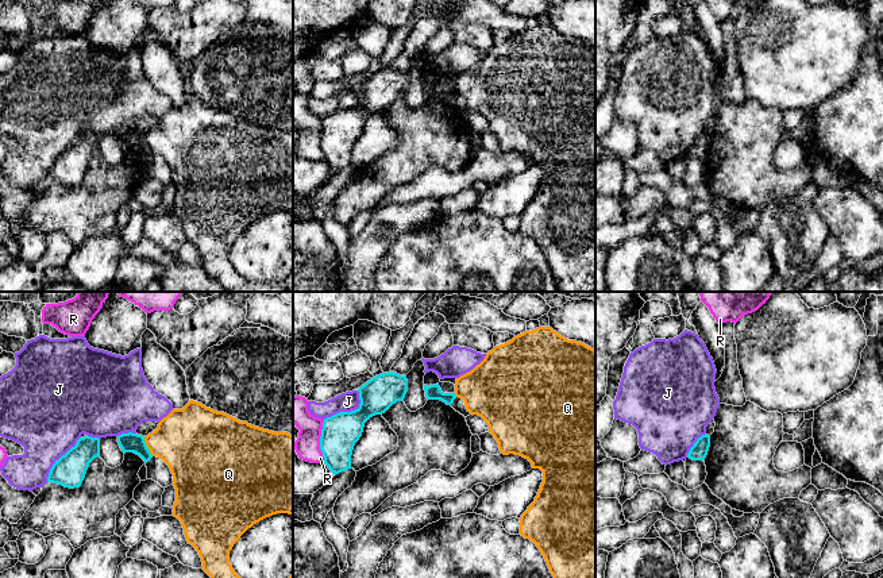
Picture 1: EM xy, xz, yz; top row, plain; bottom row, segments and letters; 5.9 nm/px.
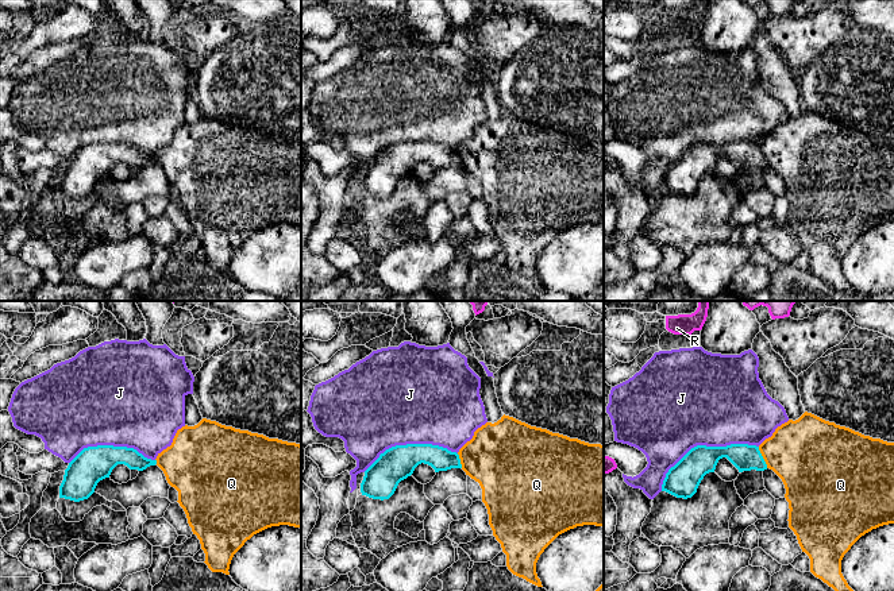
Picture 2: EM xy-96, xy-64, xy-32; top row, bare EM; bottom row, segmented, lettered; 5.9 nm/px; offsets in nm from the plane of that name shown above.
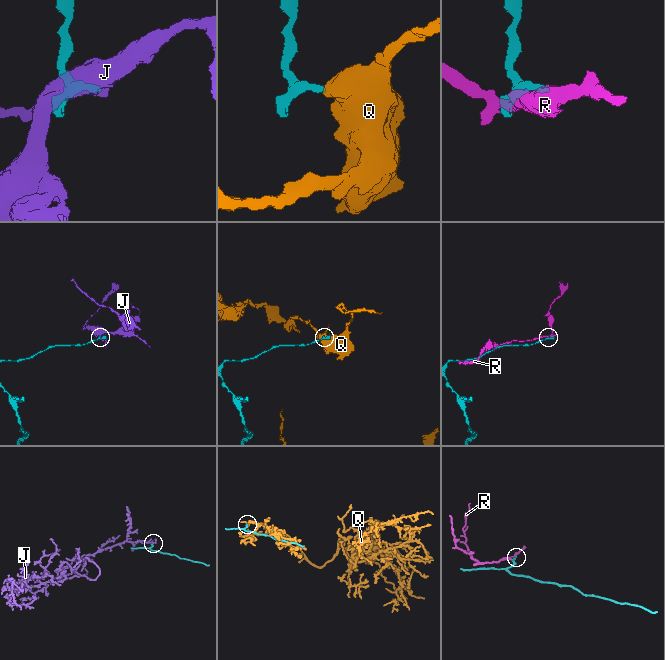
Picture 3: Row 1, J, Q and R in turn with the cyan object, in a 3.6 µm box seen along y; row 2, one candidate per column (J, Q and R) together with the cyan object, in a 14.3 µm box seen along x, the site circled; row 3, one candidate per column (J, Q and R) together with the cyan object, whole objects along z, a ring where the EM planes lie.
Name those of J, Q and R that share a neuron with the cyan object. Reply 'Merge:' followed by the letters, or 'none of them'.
Merge: none of them

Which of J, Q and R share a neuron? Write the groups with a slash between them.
J / Q / R

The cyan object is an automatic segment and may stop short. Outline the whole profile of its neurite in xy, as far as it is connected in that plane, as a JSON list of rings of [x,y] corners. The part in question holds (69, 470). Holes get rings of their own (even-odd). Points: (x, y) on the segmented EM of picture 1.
[[[92,436],[80,438],[74,447],[62,455],[50,469],[47,482],[65,488],[80,488],[89,463],[100,456],[100,439]]]

